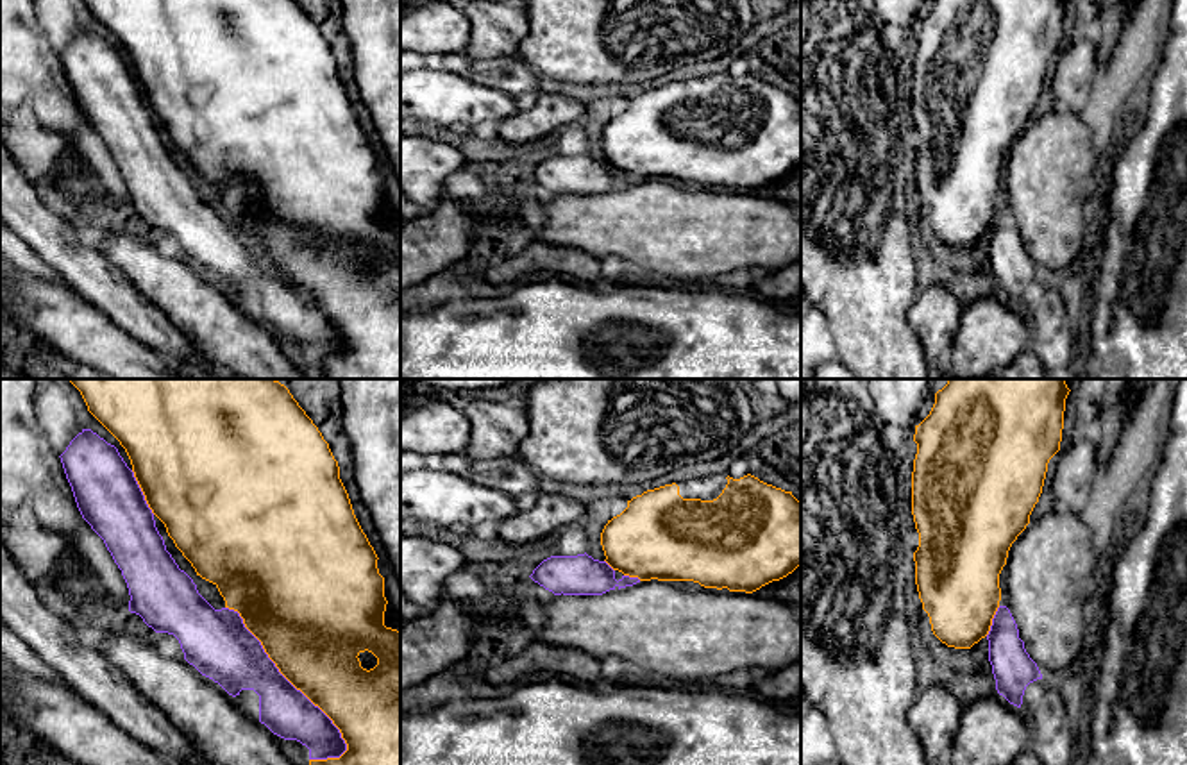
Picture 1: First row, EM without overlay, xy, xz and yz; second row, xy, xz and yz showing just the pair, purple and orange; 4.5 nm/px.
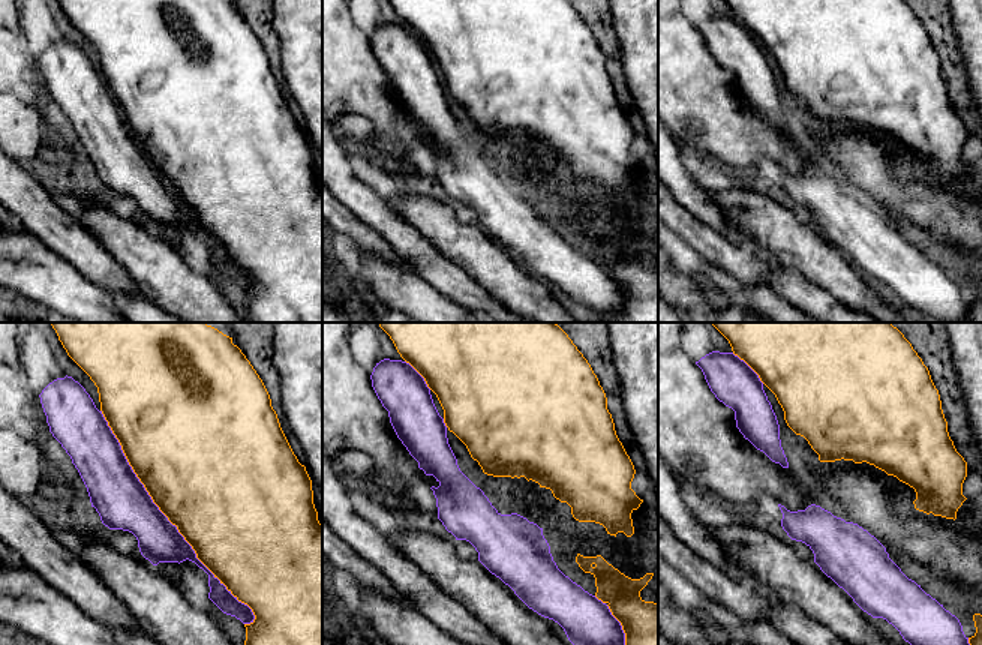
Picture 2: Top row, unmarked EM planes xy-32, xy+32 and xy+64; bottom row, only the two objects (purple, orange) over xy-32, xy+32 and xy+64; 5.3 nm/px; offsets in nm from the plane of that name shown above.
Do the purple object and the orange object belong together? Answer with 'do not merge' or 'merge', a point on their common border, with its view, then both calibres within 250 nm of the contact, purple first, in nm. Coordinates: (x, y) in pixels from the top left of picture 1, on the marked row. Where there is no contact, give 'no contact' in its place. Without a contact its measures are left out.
merge; meets purple in xy at (288, 681); 260 nm thick on the purple side, 440 nm on the other

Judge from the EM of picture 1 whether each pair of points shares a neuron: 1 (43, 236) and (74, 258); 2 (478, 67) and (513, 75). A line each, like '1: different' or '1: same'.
1: same
2: same

